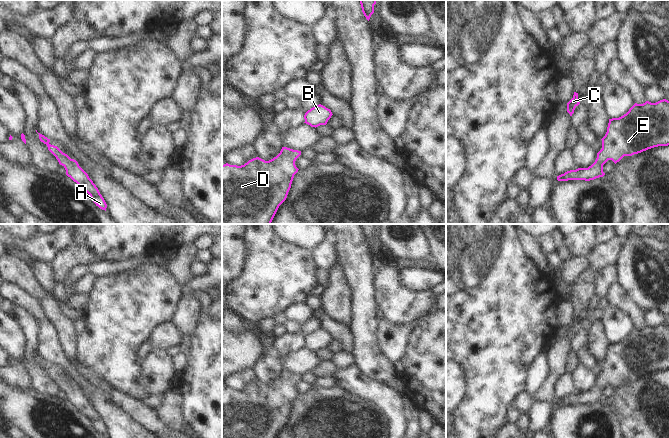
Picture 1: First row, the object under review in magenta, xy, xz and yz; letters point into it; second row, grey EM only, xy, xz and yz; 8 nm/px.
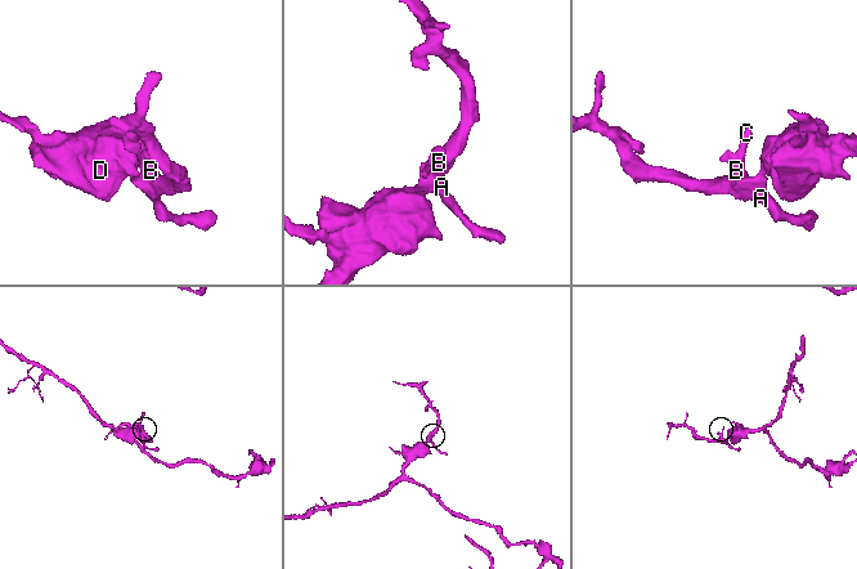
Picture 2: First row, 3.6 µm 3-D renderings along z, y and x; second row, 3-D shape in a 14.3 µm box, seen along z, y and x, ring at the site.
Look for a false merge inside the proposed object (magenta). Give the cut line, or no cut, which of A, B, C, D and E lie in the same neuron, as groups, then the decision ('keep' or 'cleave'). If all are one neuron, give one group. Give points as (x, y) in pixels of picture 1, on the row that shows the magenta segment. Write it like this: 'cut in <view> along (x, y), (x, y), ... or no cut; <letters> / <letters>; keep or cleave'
no cut; A B C D E; keep

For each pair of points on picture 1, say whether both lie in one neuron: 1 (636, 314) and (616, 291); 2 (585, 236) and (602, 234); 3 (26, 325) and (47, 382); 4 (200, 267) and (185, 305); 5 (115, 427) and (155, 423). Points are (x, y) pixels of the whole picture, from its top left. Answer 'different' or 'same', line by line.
1: same
2: different
3: same
4: different
5: different

